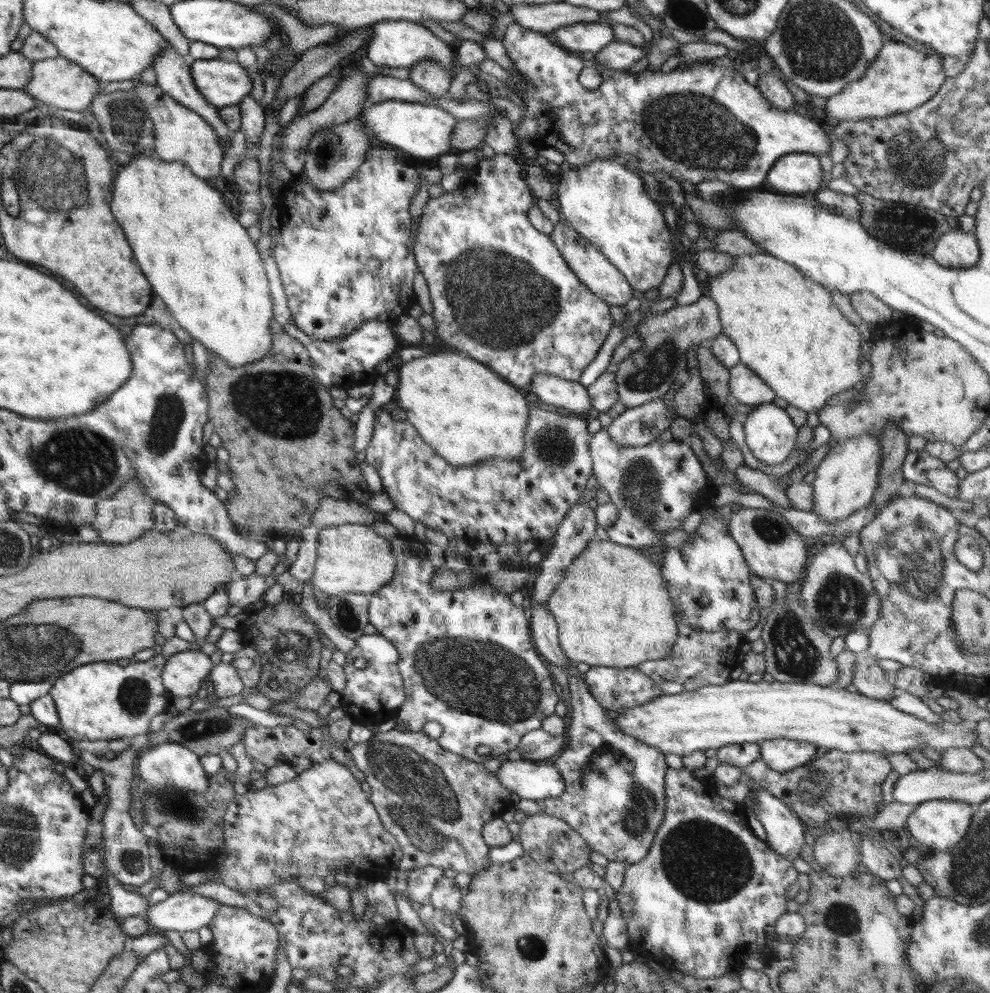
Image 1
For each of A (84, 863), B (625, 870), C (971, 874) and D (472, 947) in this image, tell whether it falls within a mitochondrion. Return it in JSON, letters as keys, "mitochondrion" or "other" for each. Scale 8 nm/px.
{"A":"other","B":"other","C":"mitochondrion","D":"other"}

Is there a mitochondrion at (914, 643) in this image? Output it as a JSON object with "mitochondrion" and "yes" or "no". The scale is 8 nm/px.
{"mitochondrion":"no"}

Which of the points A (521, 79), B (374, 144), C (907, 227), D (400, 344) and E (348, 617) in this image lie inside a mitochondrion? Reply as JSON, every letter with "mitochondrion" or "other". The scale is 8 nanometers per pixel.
{"A":"other","B":"other","C":"mitochondrion","D":"other","E":"mitochondrion"}

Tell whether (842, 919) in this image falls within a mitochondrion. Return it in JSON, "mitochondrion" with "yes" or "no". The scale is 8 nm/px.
{"mitochondrion":"yes"}

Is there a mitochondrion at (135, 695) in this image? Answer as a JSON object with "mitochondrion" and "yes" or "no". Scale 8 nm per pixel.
{"mitochondrion":"yes"}

